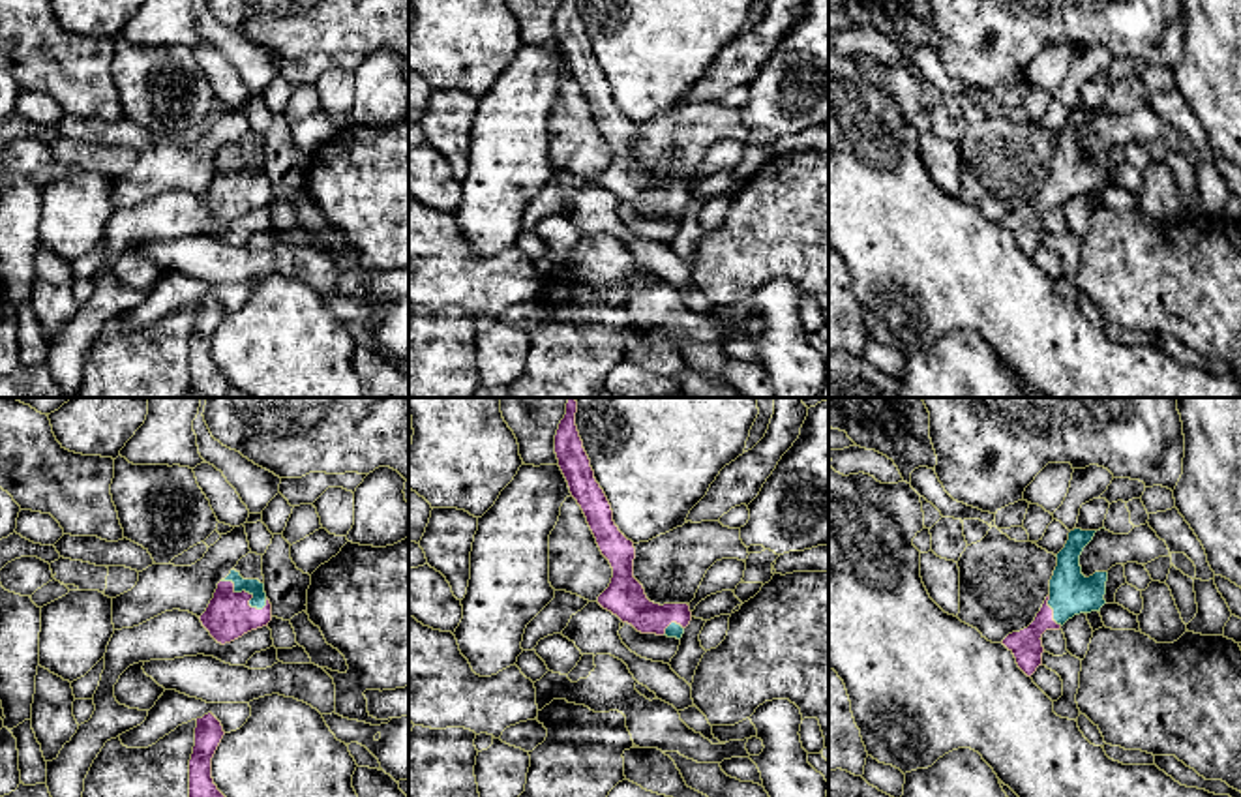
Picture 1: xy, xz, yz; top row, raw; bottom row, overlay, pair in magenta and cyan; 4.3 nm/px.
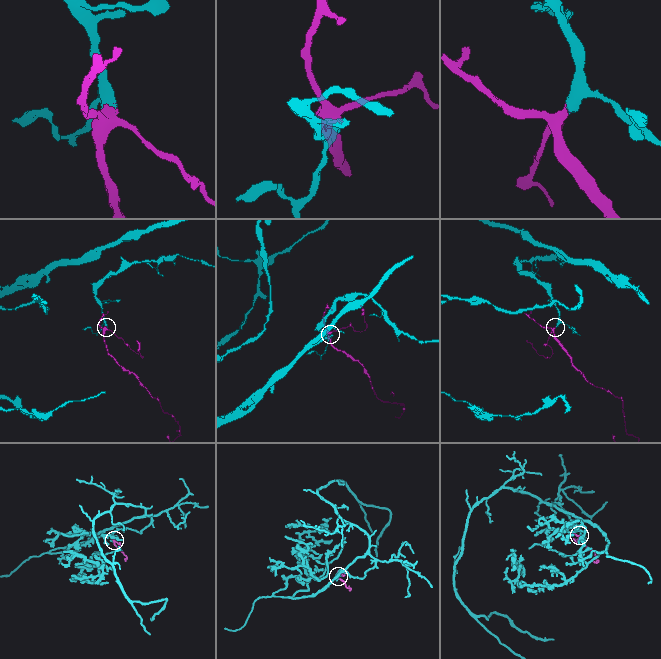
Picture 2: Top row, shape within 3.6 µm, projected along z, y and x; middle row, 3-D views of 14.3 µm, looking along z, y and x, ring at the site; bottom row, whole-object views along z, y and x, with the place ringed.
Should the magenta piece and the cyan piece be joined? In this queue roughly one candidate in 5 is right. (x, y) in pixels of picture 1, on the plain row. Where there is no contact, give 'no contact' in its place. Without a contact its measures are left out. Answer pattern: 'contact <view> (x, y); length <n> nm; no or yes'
contact xy (248, 173); length 220 nm; yes

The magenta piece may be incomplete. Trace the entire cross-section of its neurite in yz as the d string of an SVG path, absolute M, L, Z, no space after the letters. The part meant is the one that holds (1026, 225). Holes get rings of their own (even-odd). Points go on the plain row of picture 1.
M1082 109L1069 113L1065 128L1055 135L1057 146L1050 159L1050 174L1035 201L1001 221L1027 257L1042 246L1044 227L1040 218L1046 210L1059 210L1074 195L1100 191L1106 184L1108 152L1095 152L1085 158L1080 146L1080 135L1095 113Z

